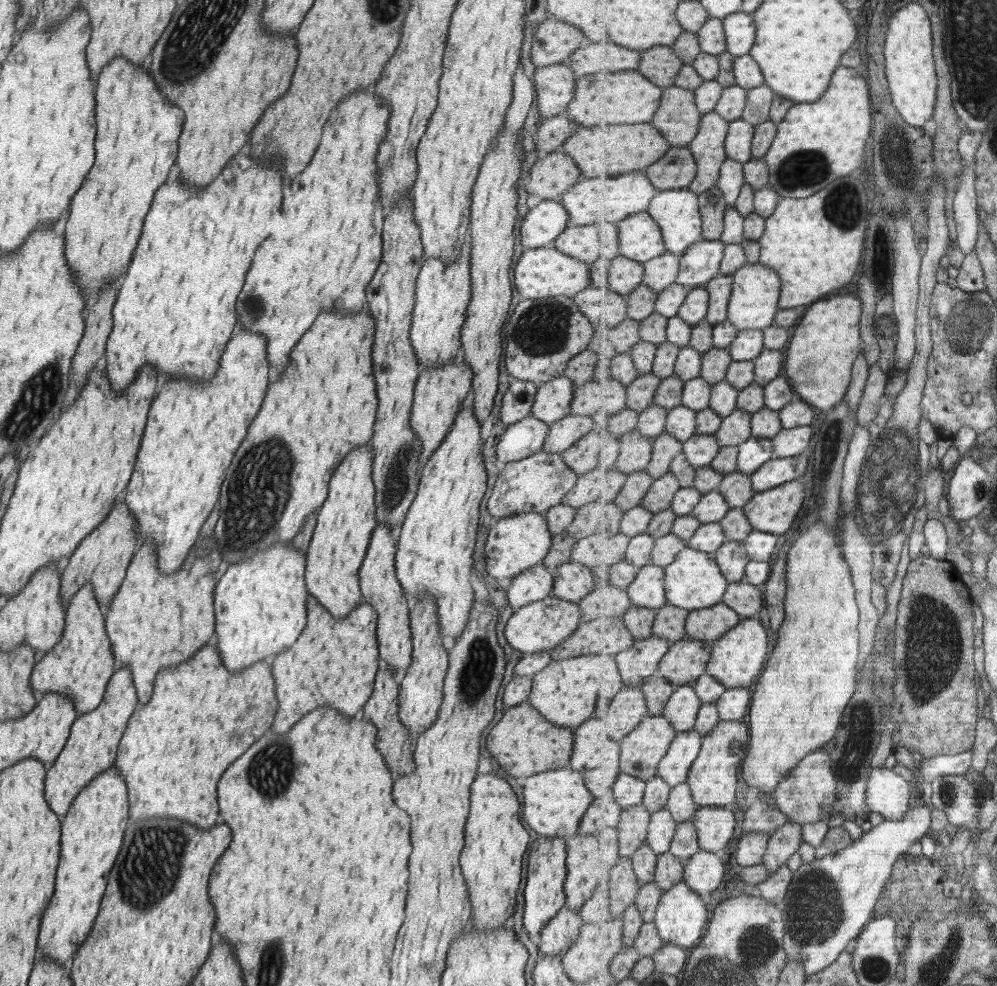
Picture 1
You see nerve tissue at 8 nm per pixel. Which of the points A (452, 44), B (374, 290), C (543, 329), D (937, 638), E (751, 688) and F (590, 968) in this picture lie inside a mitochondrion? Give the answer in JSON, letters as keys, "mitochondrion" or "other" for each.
{"A":"other","B":"other","C":"mitochondrion","D":"mitochondrion","E":"other","F":"other"}

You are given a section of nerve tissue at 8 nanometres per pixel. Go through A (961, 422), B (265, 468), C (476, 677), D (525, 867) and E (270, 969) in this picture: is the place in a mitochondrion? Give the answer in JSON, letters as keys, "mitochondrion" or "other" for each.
{"A":"other","B":"mitochondrion","C":"mitochondrion","D":"other","E":"mitochondrion"}

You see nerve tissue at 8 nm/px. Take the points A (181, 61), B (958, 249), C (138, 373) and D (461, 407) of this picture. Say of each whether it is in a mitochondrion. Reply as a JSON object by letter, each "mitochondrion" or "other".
{"A":"mitochondrion","B":"other","C":"other","D":"other"}

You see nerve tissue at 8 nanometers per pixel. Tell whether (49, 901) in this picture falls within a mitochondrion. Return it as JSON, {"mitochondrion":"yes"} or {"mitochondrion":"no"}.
{"mitochondrion":"no"}

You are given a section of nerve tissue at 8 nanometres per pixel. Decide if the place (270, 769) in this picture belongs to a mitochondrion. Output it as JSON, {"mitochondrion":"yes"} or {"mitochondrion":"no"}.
{"mitochondrion":"yes"}

